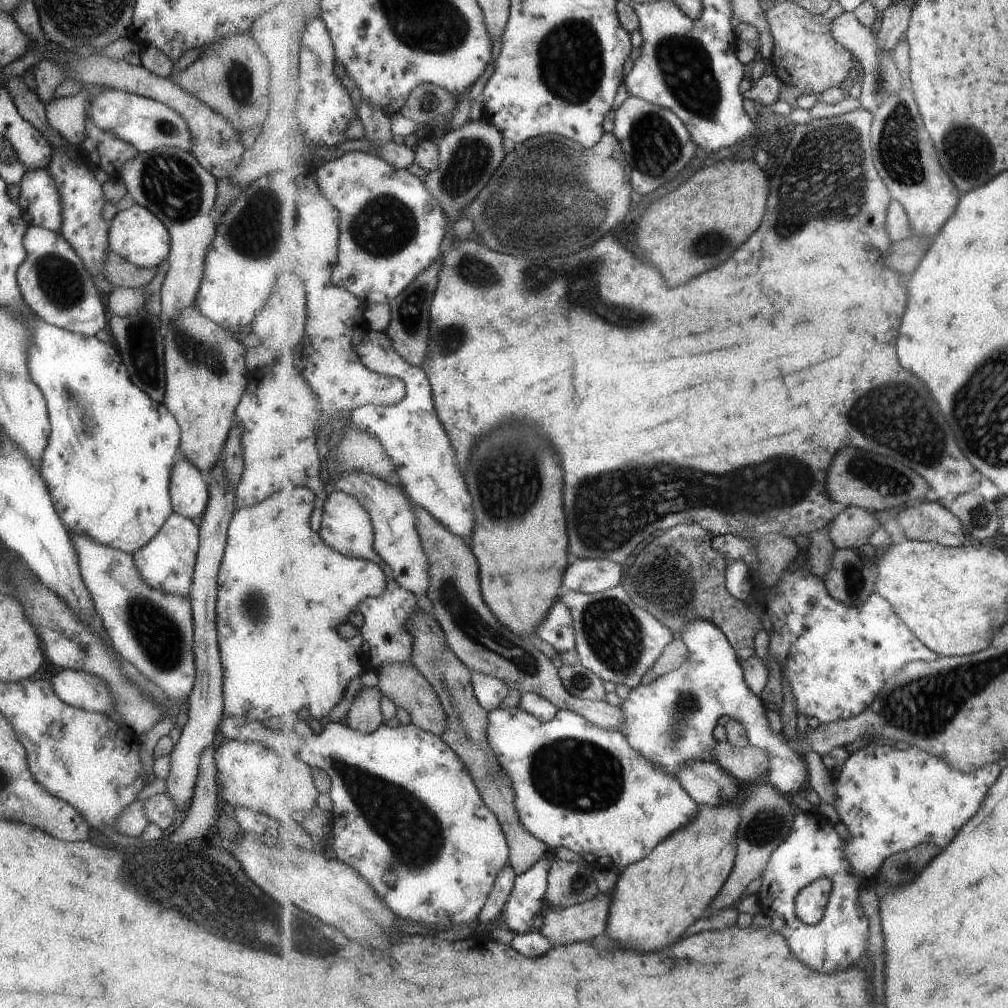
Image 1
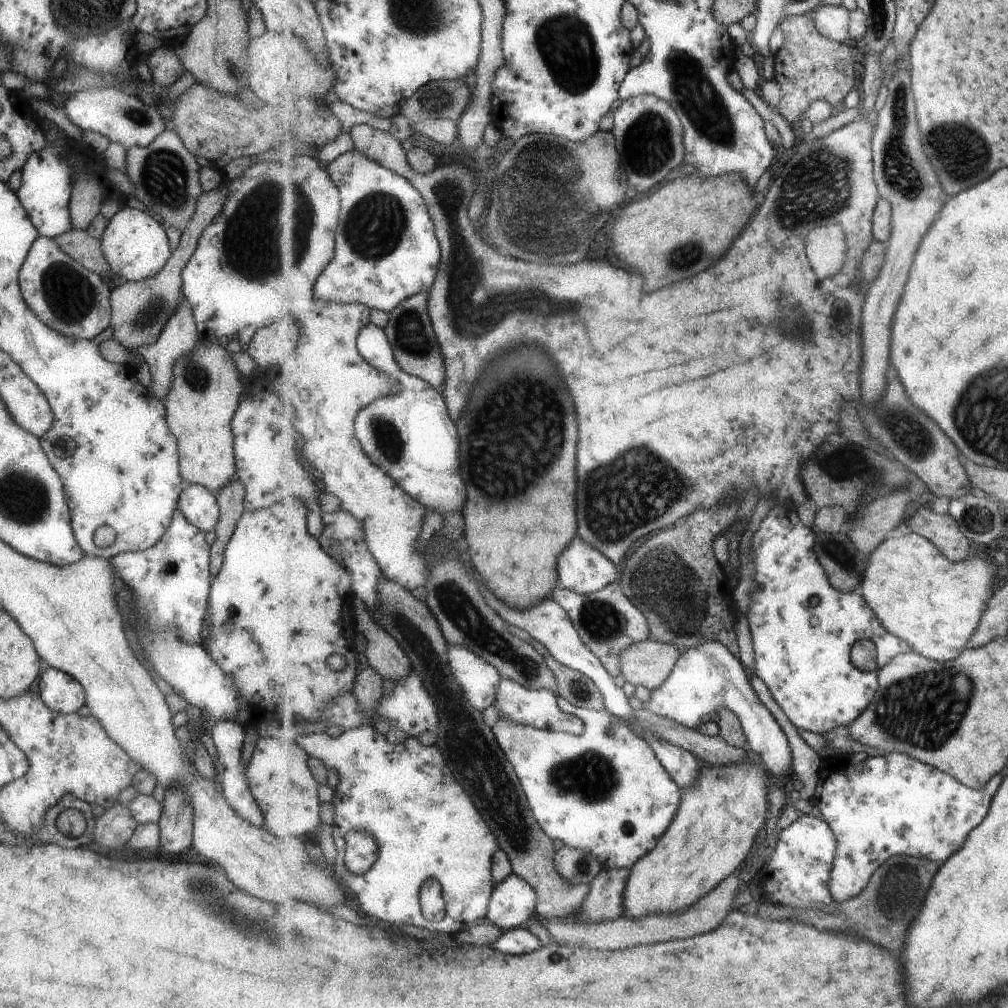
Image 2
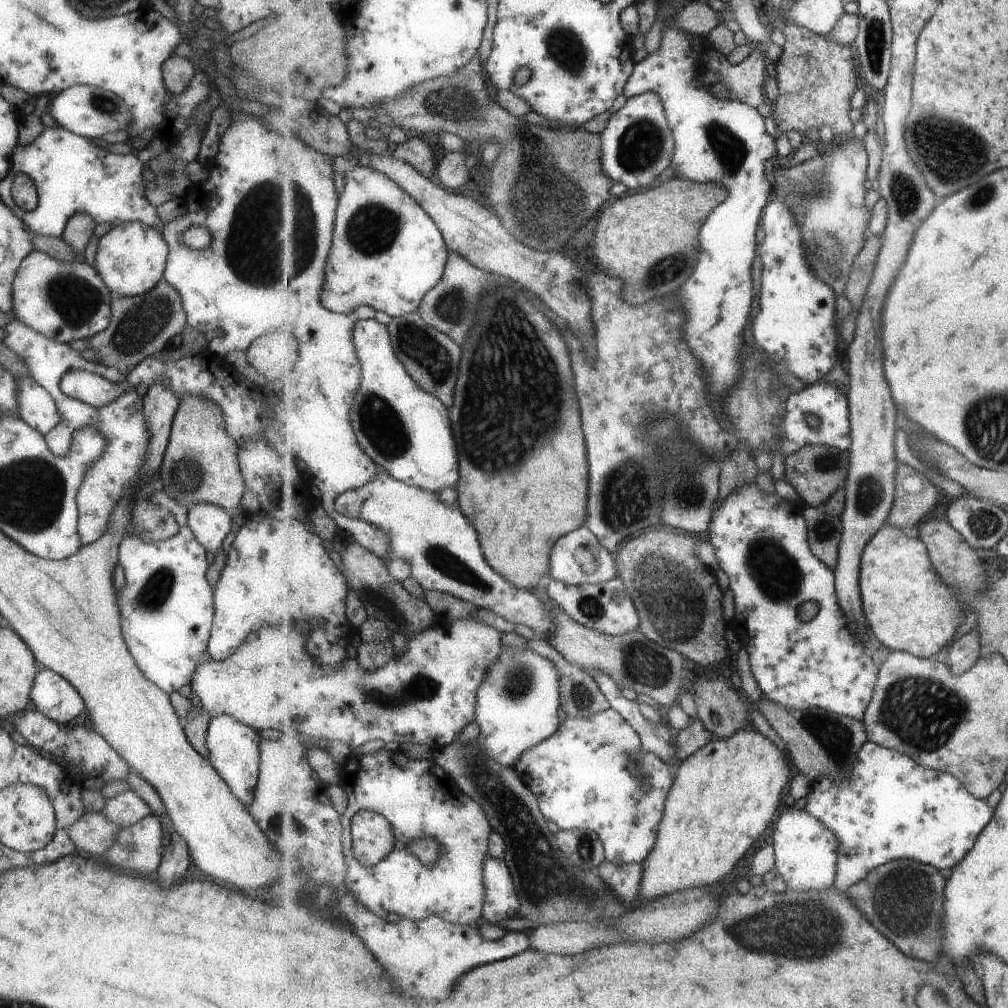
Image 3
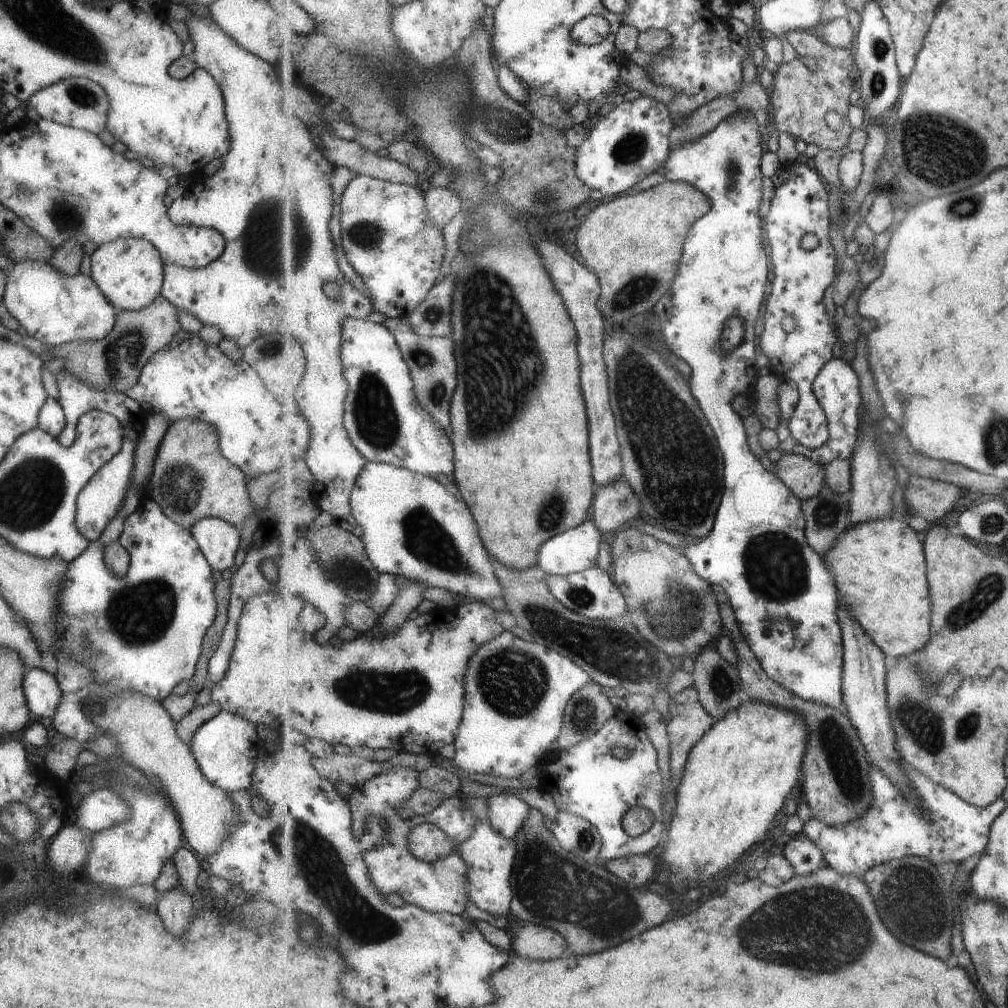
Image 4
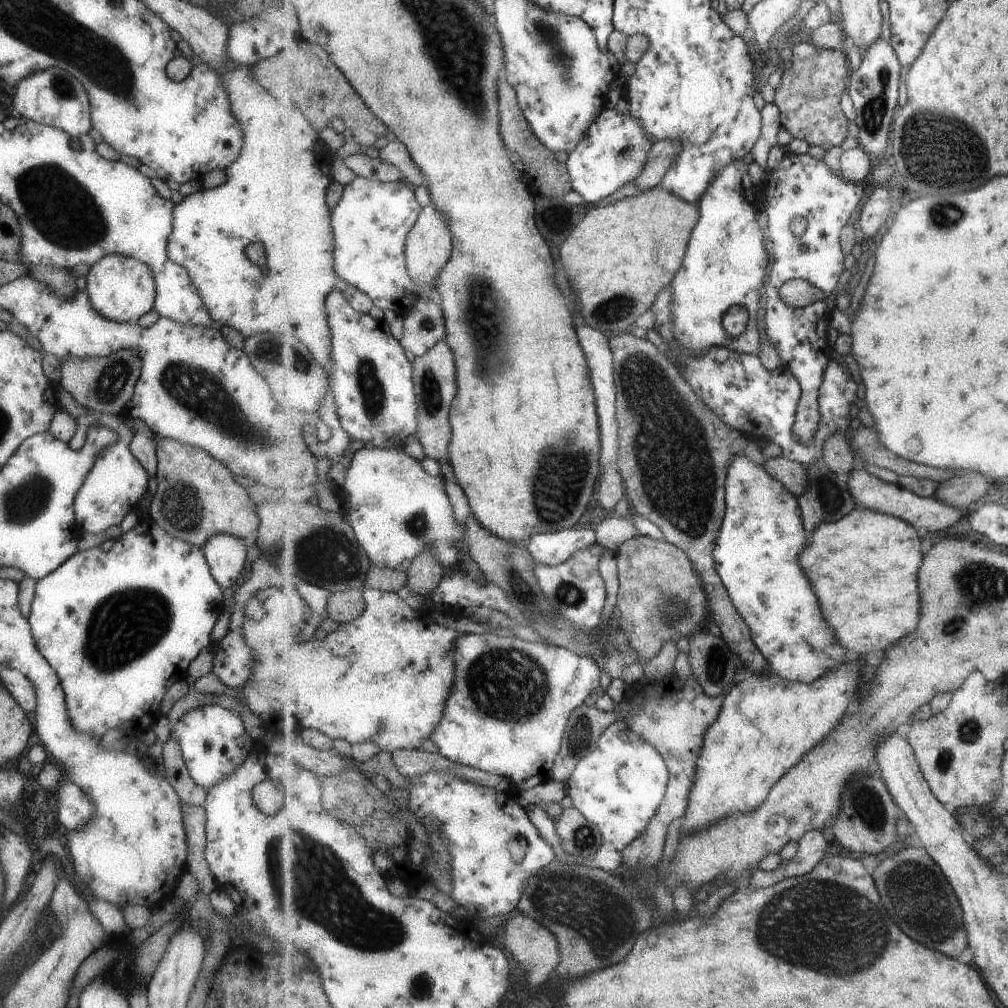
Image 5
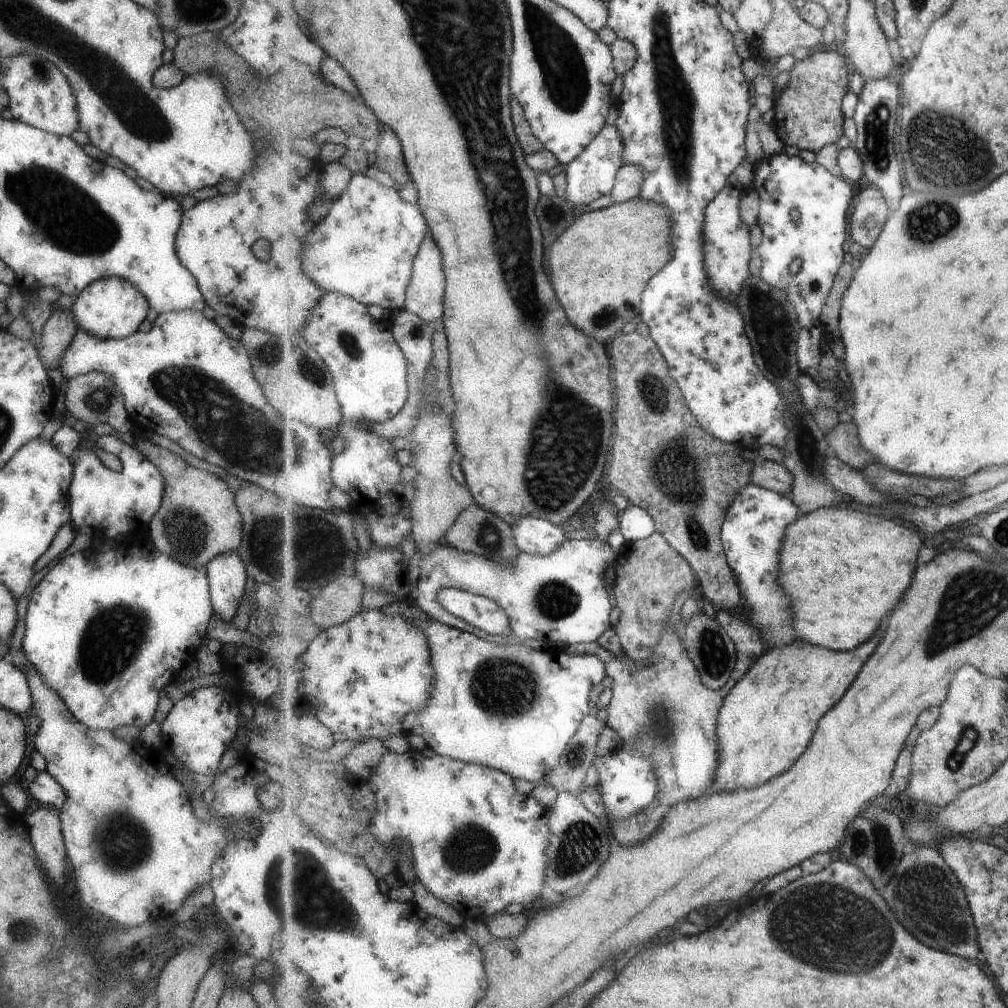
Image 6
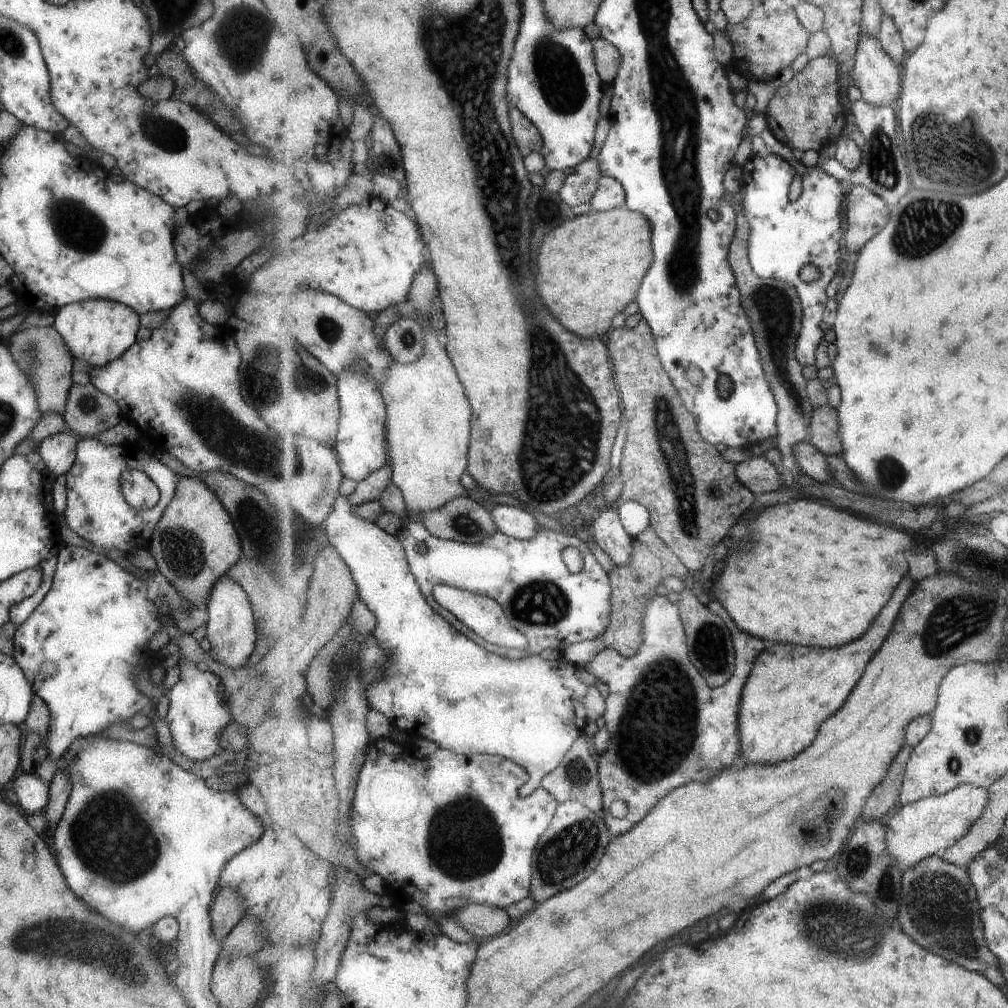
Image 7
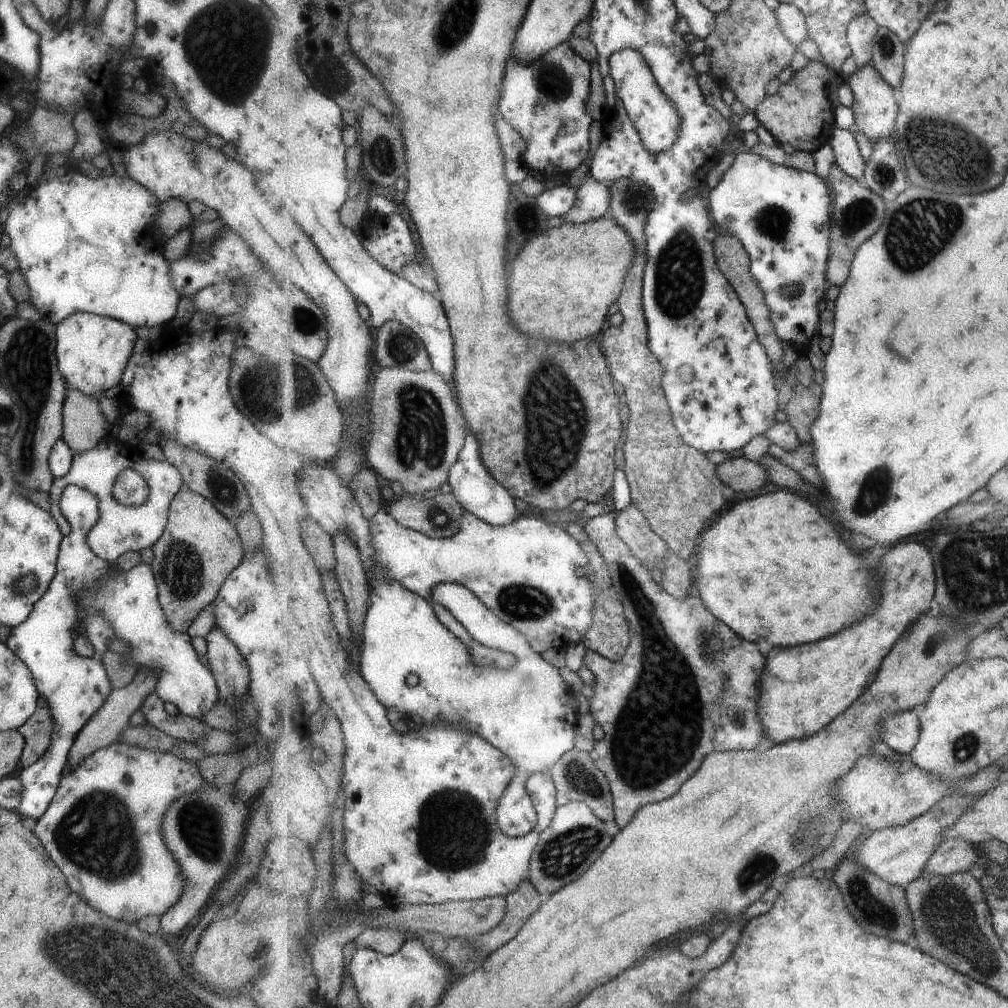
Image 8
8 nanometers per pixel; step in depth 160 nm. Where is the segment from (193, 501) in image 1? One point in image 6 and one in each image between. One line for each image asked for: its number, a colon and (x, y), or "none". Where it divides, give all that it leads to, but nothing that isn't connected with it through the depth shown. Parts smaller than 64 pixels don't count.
2: (198, 505)
3: (209, 523)
4: (217, 540)
5: (225, 555)
6: (226, 578)

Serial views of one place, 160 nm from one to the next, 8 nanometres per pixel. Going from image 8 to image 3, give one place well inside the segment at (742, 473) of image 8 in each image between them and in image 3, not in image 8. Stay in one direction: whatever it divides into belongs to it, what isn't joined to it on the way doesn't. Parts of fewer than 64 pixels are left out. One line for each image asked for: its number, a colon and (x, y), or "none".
3: (816, 472)
4: (806, 477)
5: (792, 475)
6: (774, 476)
7: (757, 473)

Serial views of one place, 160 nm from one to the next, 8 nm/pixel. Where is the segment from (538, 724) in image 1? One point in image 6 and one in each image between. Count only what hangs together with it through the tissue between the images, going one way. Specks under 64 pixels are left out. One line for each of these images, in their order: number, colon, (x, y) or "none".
2: (604, 791)
3: (580, 777)
4: (587, 780)
5: (619, 787)
6: (627, 783)

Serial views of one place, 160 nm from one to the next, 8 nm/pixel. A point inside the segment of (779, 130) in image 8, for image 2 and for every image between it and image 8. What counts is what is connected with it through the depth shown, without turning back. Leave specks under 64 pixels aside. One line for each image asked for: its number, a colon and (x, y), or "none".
2: (805, 67)
3: (816, 74)
4: (801, 99)
5: (809, 98)
6: (808, 115)
7: (806, 114)

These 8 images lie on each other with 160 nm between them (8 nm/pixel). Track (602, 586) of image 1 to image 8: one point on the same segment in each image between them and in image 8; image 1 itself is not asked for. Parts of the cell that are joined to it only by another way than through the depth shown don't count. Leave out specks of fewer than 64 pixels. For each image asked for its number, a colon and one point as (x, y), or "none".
2: (583, 568)
3: (579, 558)
4: (575, 550)
5: (550, 548)
6: (533, 535)
7: (512, 521)
8: (477, 489)

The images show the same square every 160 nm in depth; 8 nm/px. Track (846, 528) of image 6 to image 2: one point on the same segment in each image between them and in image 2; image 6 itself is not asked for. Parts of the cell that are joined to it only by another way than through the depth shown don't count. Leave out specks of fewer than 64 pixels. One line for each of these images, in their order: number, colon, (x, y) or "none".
2: (921, 596)
3: (909, 608)
4: (881, 568)
5: (865, 568)

